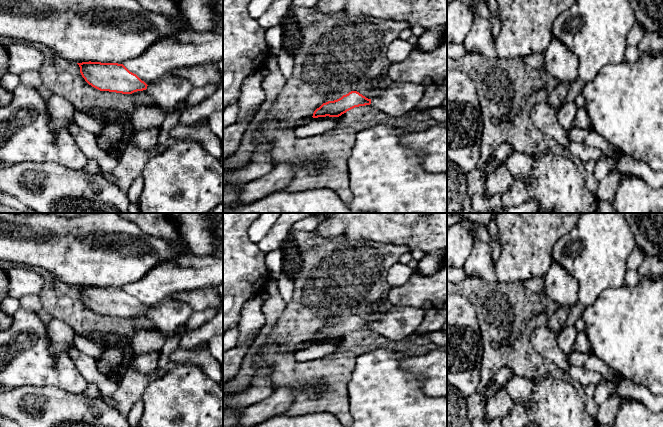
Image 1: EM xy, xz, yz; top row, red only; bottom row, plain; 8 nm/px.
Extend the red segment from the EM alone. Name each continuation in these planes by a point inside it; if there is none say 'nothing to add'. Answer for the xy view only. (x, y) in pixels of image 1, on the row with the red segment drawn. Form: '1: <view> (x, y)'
1: xy (167, 93)

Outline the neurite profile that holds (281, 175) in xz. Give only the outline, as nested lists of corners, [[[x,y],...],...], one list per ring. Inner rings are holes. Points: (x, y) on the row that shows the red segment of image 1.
[[[277,164],[268,174],[244,184],[238,191],[236,202],[248,204],[273,192],[284,190],[292,181],[293,175],[291,164]]]

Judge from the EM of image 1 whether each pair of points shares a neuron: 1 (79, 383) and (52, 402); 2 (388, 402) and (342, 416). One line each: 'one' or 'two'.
1: two
2: two

